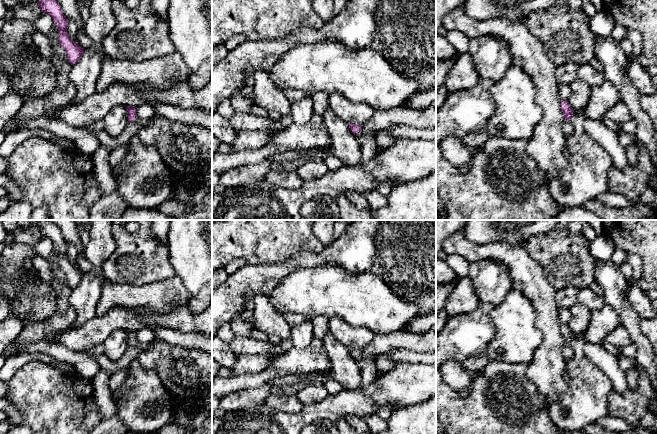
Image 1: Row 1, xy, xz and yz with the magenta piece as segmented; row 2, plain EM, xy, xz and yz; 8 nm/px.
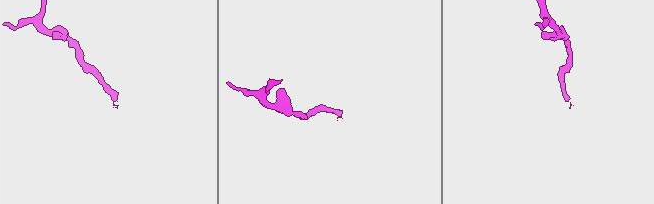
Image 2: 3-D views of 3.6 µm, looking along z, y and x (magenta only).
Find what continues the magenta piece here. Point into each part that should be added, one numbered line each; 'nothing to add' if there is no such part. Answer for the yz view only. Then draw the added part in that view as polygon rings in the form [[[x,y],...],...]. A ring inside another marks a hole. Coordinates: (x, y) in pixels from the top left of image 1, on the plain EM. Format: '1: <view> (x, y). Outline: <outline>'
1: yz (585, 401). Outline: [[[574,339],[571,346],[575,356],[566,362],[565,366],[565,382],[568,388],[565,393],[559,395],[557,402],[547,407],[548,416],[563,432],[584,431],[586,426],[595,425],[601,418],[609,416],[608,396],[613,389],[607,375],[586,358],[584,342]]]

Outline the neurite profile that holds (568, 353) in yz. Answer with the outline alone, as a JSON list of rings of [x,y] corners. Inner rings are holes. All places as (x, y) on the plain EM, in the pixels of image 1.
[[[565,344],[563,347],[563,358],[566,362],[569,362],[574,358],[574,350],[571,346],[571,344]]]

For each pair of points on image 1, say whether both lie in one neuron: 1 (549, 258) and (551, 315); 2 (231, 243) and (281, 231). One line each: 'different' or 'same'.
1: different
2: same

